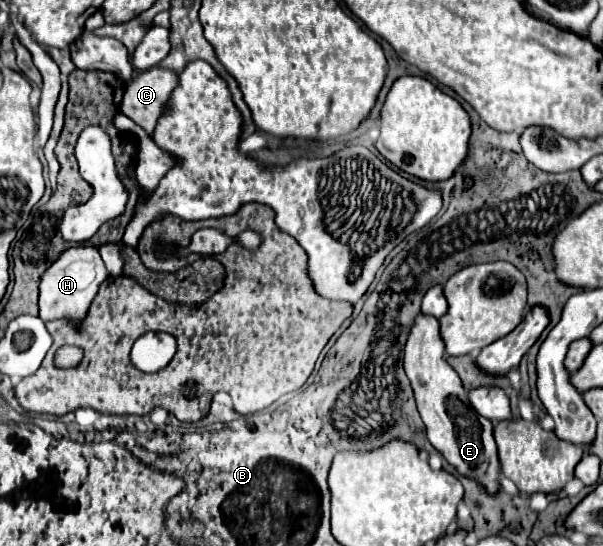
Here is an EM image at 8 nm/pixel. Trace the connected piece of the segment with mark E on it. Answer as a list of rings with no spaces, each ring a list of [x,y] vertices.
[[[419,313],[403,347],[403,367],[415,391],[417,407],[427,427],[427,437],[431,445],[447,459],[447,463],[453,465],[463,477],[481,483],[485,493],[495,495],[495,491],[501,491],[501,475],[497,445],[493,439],[493,423],[471,407],[461,379],[443,359],[443,349],[445,345],[439,337],[439,321],[433,315]]]

